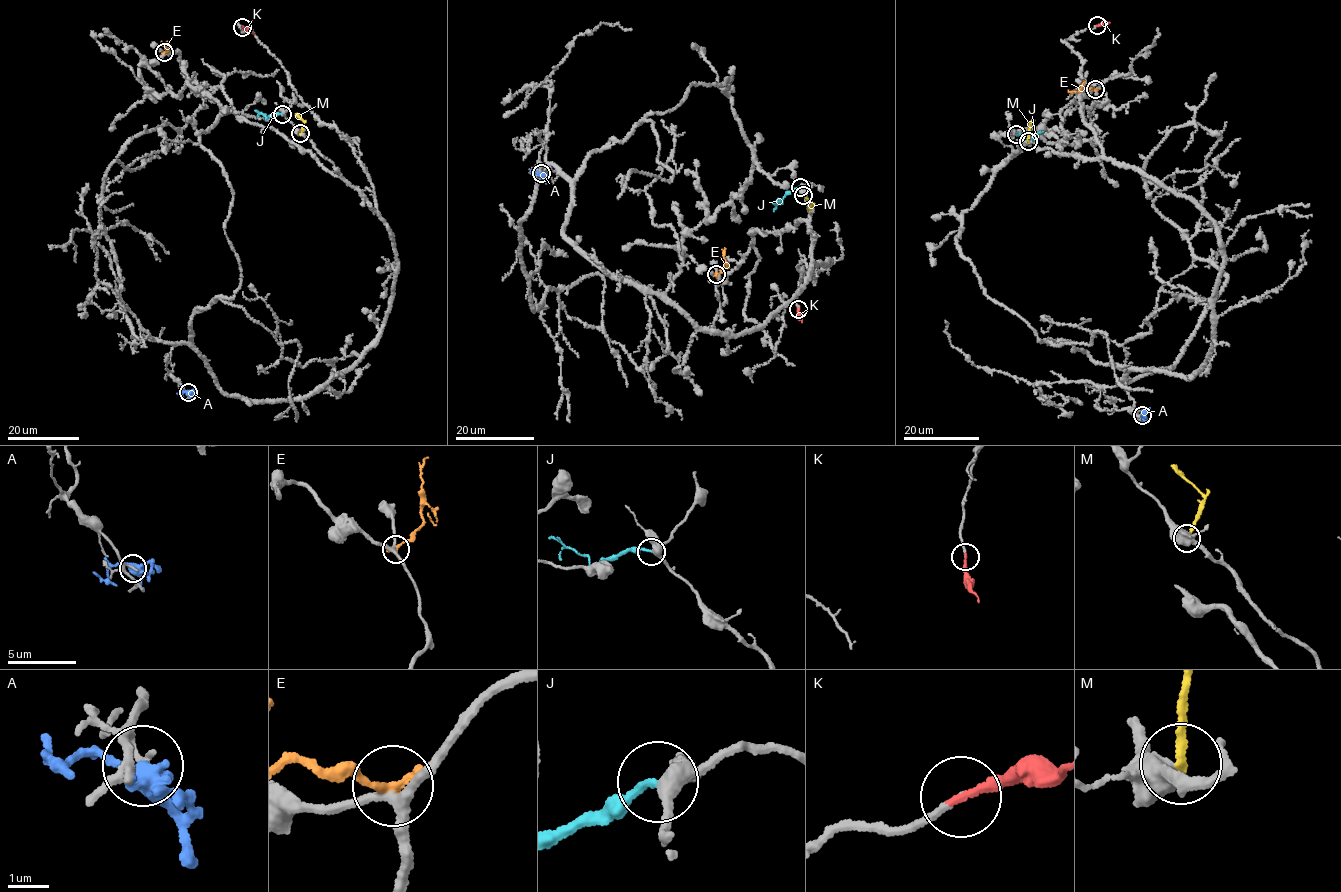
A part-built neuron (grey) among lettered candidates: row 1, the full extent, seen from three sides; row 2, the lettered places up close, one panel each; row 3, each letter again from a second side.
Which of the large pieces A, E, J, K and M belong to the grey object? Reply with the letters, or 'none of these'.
J, K

